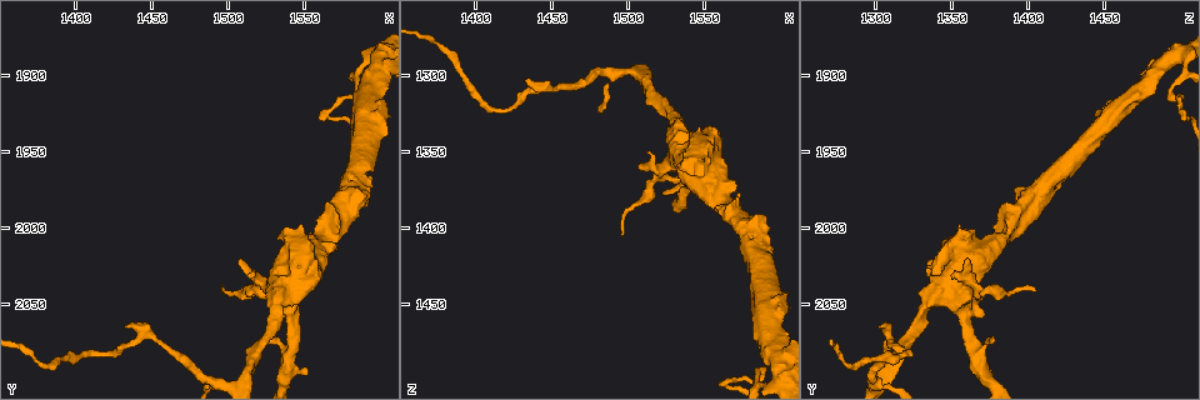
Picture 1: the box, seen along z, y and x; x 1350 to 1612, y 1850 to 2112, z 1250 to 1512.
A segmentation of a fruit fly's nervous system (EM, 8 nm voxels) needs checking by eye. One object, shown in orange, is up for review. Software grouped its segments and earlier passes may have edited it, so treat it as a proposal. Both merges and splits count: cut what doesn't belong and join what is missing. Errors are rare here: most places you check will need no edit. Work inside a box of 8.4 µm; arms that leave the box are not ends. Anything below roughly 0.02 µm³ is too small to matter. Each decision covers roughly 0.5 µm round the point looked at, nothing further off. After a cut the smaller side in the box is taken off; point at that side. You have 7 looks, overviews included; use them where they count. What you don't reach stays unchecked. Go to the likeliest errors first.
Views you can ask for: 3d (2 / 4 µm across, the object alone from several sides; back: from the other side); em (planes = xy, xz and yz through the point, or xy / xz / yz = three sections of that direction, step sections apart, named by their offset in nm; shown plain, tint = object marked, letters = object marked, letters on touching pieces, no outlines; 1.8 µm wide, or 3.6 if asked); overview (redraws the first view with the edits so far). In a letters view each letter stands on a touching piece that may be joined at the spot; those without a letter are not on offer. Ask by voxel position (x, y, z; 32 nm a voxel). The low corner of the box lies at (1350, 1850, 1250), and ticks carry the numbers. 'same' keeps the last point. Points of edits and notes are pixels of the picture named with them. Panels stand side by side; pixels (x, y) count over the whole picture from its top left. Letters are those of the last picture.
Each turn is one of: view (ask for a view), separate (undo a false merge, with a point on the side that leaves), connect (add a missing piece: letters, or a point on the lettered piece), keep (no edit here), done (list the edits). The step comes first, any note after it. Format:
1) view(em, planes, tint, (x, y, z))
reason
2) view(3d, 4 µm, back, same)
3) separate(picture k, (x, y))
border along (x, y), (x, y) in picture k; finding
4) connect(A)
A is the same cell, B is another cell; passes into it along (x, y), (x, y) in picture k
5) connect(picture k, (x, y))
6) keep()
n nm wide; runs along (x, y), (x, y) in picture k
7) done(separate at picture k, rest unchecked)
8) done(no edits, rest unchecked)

view(3d, 2 µm, (1412, 2082, 1324))
sharp bend

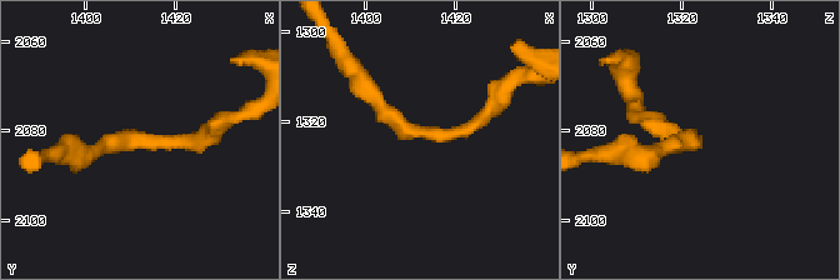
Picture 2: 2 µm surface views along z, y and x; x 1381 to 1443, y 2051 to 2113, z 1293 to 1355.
view(em, xz, step 16, tint, (1412, 2082, 1323))

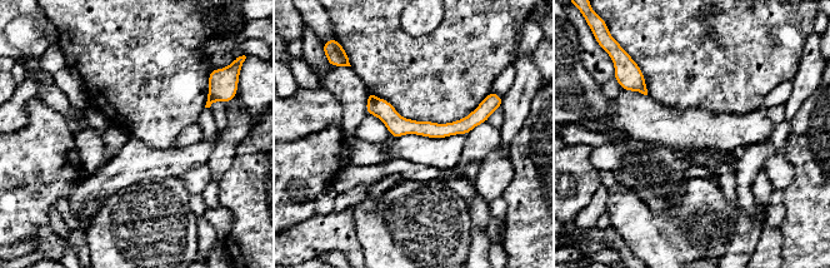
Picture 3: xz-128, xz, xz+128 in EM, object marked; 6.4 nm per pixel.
view(em, planes, letters, same)

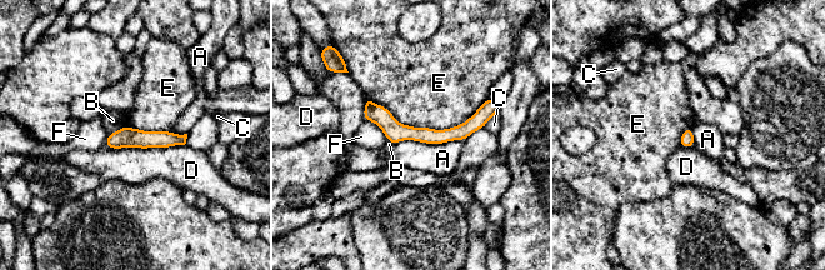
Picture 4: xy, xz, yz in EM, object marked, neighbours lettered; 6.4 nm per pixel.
keep()
90 nm wide; A, B, C, D, E and F are other cells; one neuron here

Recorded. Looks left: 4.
view(3d, 4 µm, (1586, 1910, 1494))
sharp bend

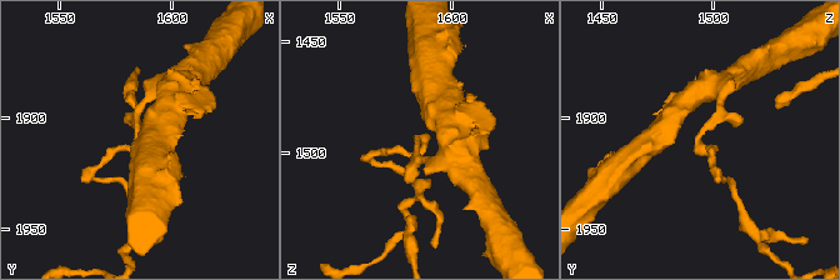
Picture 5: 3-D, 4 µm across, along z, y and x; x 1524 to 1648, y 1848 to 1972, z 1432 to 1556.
view(em, xy, step 8, plain, (1586, 1912, 1493))

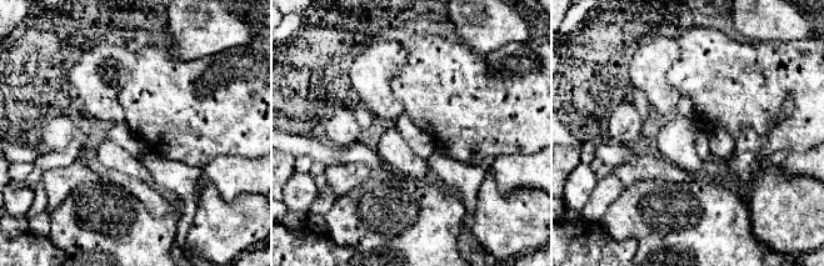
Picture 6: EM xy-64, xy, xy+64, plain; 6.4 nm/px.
view(em, xy, step 8, letters, same)

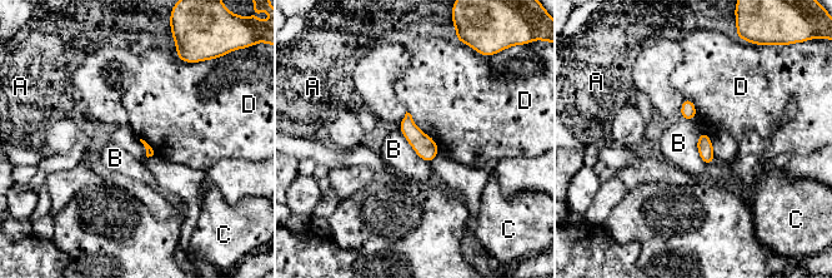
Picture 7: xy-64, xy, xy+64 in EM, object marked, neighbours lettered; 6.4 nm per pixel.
keep()
A, B, C and D are other cells; one neuron here

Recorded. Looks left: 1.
done(no edits, rest unchecked)

